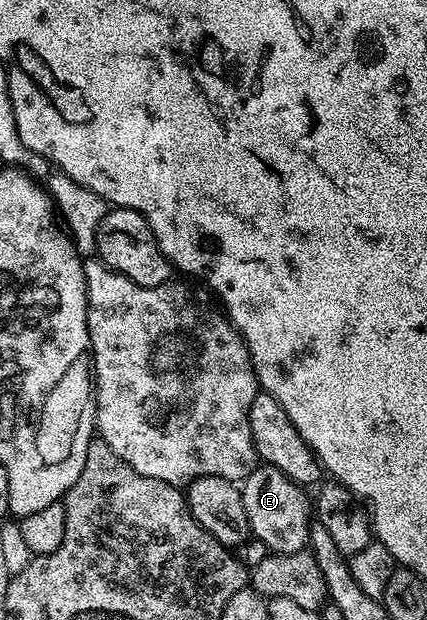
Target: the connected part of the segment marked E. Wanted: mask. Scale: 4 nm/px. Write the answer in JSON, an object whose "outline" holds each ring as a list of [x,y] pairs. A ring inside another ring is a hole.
{"outline":[[[259,463],[242,482],[241,492],[254,540],[268,545],[266,548],[272,553],[301,553],[308,548],[313,528],[313,501],[303,494],[306,493],[304,486],[289,480],[275,465]]]}

